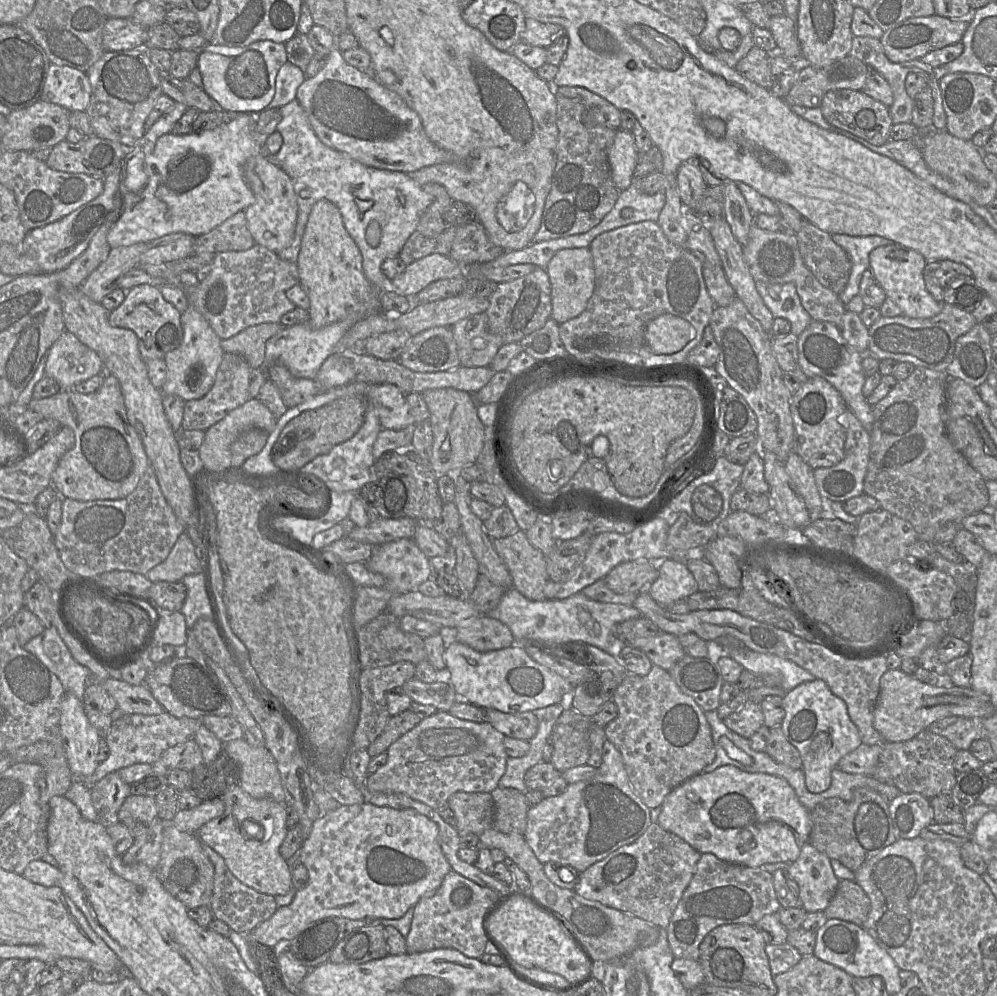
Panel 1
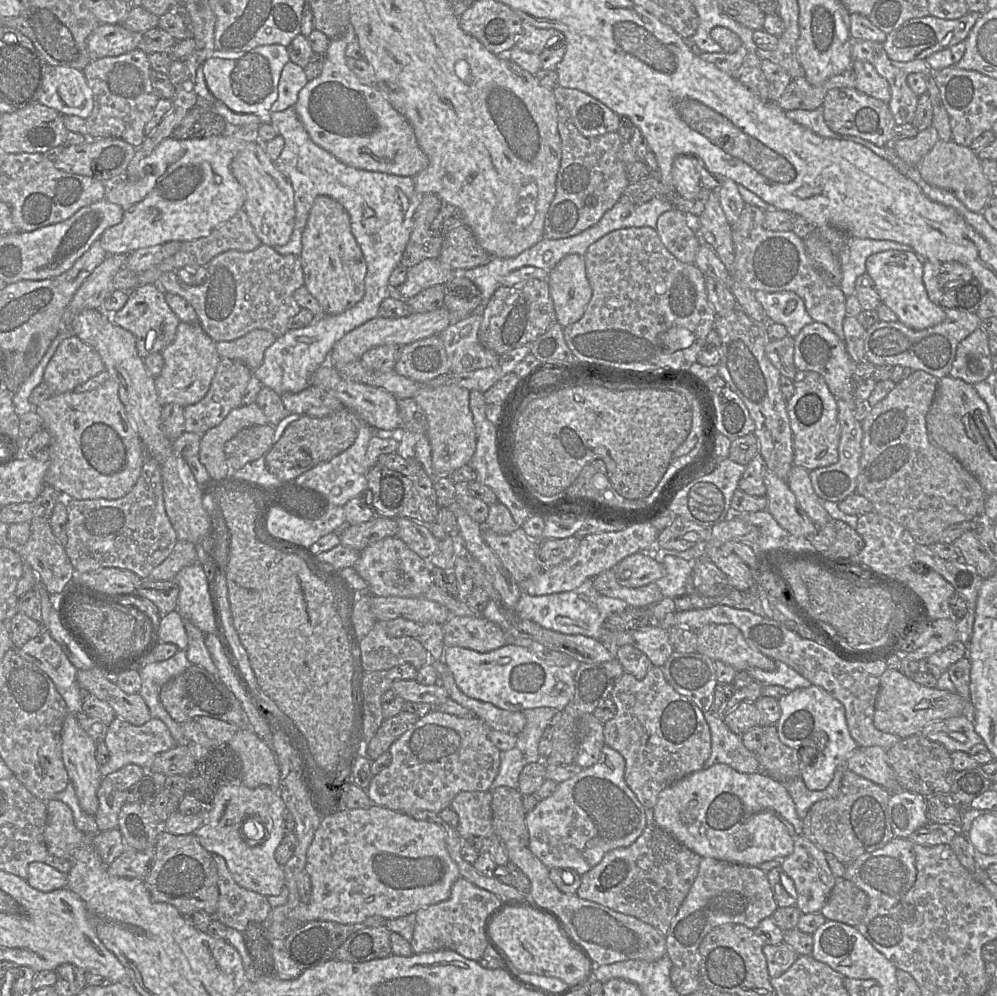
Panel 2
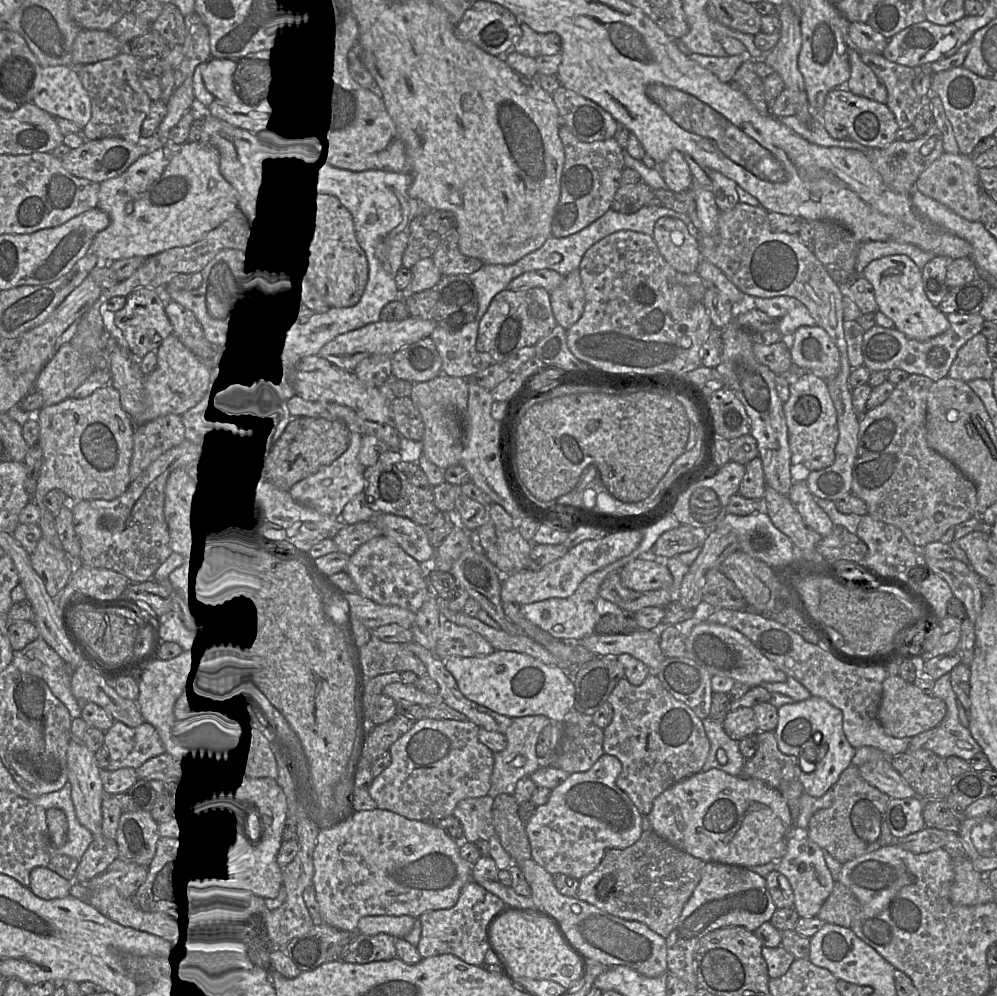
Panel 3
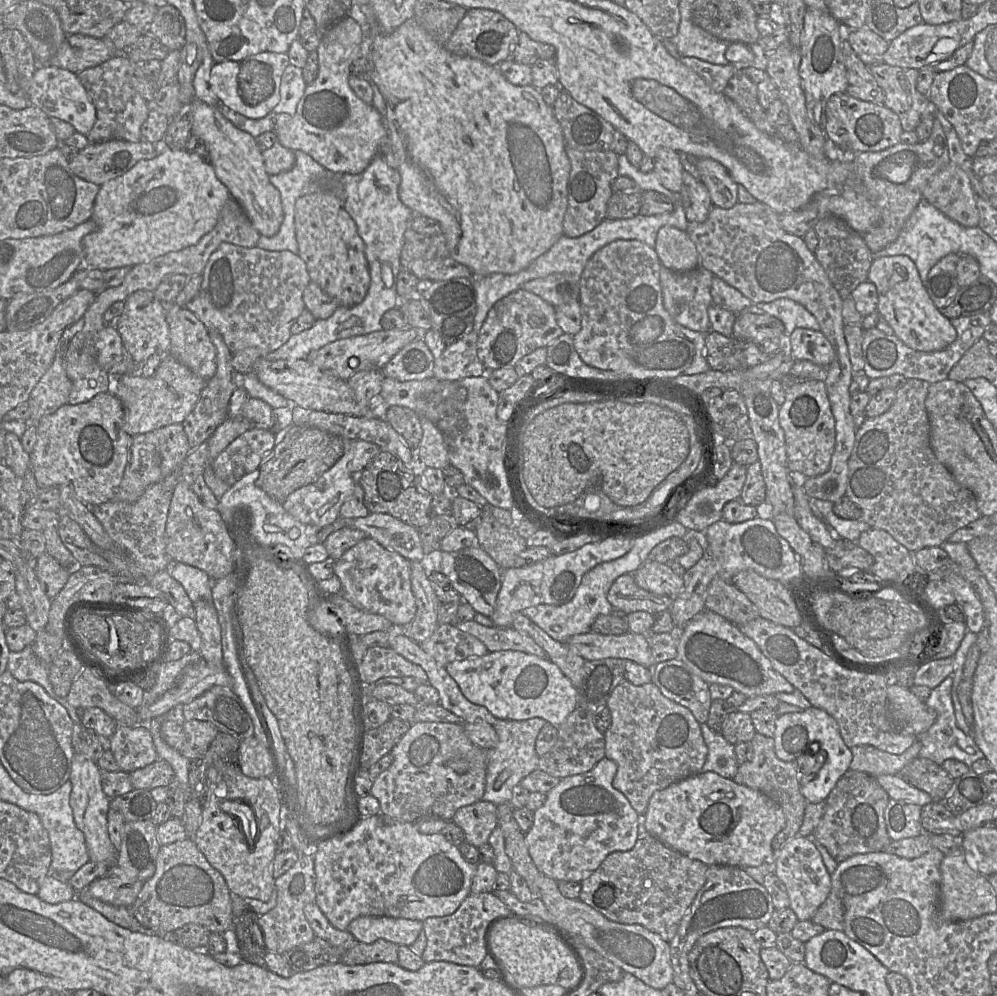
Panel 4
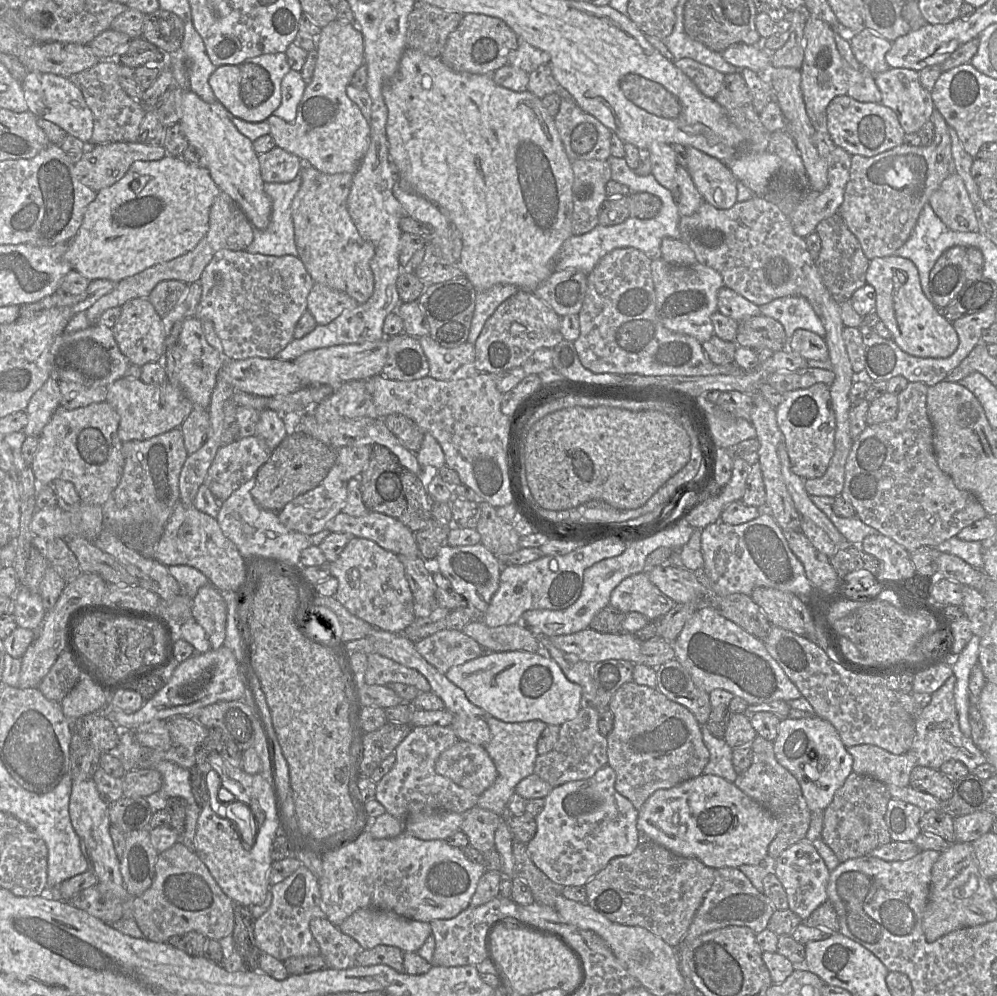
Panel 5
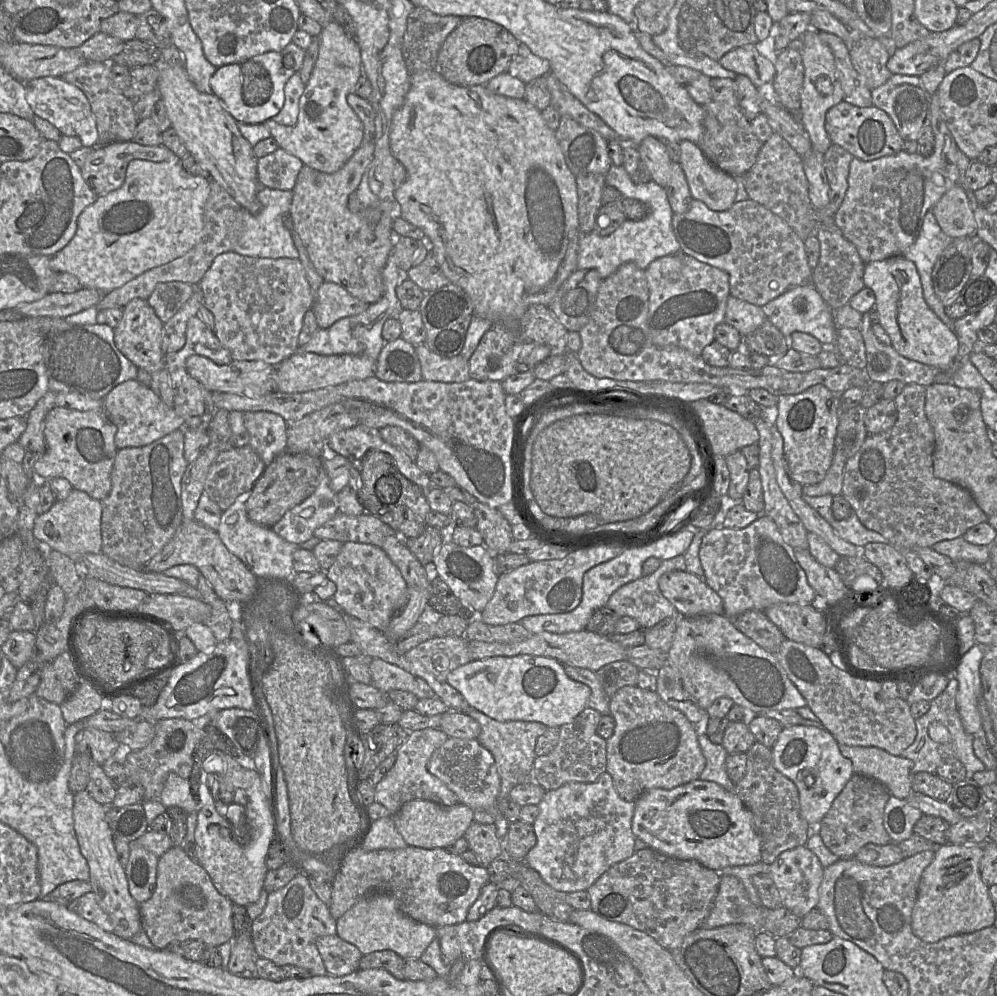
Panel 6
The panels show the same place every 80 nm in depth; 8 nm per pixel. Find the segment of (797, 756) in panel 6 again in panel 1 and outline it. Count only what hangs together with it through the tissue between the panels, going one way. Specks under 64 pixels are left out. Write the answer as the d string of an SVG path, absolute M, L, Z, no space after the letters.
M815 678L786 691L782 706L785 716L781 728L801 755L807 789L812 793L827 790L831 784L831 772L840 759L862 743L859 731L848 715L846 703L834 695L823 680Z

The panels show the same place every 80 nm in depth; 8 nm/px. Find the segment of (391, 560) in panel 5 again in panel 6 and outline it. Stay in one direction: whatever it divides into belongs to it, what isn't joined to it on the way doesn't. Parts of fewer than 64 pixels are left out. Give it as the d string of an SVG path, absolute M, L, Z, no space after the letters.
M344 543L334 563L326 571L326 577L336 585L336 592L332 598L333 603L338 605L344 614L357 618L381 632L386 630L393 614L403 605L408 590L399 569L382 548L366 543Z

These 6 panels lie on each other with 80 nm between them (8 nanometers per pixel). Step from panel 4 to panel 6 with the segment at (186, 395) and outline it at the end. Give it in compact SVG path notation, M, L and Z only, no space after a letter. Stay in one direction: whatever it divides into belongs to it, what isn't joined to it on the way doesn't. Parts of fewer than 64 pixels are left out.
M127 380L114 387L104 398L102 408L117 428L115 445L118 450L146 446L184 428L184 421L176 414L174 407L166 406L150 387L137 380Z

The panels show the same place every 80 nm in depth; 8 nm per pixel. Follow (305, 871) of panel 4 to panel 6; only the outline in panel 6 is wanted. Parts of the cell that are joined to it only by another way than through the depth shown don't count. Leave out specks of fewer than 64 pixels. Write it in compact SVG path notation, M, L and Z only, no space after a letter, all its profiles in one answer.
M299 872L287 885L268 894L263 912L250 925L254 949L258 957L278 966L295 965L307 969L311 976L327 974L316 940L336 934L336 920L312 889L308 876Z

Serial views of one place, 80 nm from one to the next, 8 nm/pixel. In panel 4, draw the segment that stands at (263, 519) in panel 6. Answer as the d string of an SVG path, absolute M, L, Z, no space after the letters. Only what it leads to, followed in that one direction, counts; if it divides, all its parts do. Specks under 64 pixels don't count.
M291 425L259 468L256 485L273 500L283 503L295 490L315 482L342 456L344 440L313 427Z

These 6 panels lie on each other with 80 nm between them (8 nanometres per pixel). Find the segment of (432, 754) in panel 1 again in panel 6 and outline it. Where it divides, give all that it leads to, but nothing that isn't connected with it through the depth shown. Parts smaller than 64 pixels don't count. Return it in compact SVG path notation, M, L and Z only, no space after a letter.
M427 728L410 733L397 750L397 759L384 778L375 786L375 801L386 807L392 814L411 800L429 800L443 806L459 804L459 799L439 778L428 771L427 764L433 752L448 736L440 729Z

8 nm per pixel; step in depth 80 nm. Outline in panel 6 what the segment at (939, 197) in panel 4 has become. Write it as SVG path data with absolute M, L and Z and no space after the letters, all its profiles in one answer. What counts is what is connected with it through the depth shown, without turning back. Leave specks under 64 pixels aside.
M961 184L950 188L932 209L942 231L953 239L976 234L977 224L967 191Z

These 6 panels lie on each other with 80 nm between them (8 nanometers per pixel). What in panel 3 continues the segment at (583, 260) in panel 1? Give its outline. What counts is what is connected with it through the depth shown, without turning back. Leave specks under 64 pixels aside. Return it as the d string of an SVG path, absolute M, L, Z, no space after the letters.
M579 269L564 276L560 285L550 292L550 303L557 323L564 329L580 319L585 307L585 292Z

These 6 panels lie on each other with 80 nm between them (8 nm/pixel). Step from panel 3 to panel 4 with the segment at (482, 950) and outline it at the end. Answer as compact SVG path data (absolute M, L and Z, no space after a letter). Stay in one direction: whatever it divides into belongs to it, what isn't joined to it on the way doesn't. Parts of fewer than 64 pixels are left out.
M494 892L469 894L453 914L422 921L427 943L421 957L424 962L447 961L479 967L488 954L487 934L491 923L508 916L516 915Z

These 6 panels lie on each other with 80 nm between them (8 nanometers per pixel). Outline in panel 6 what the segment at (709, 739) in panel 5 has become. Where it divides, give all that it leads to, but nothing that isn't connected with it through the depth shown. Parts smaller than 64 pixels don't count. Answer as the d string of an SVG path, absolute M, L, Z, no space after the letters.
M706 733L698 735L698 742L706 760L699 779L715 782L725 790L734 793L736 784L729 779L725 766L727 751L722 745L712 743Z

